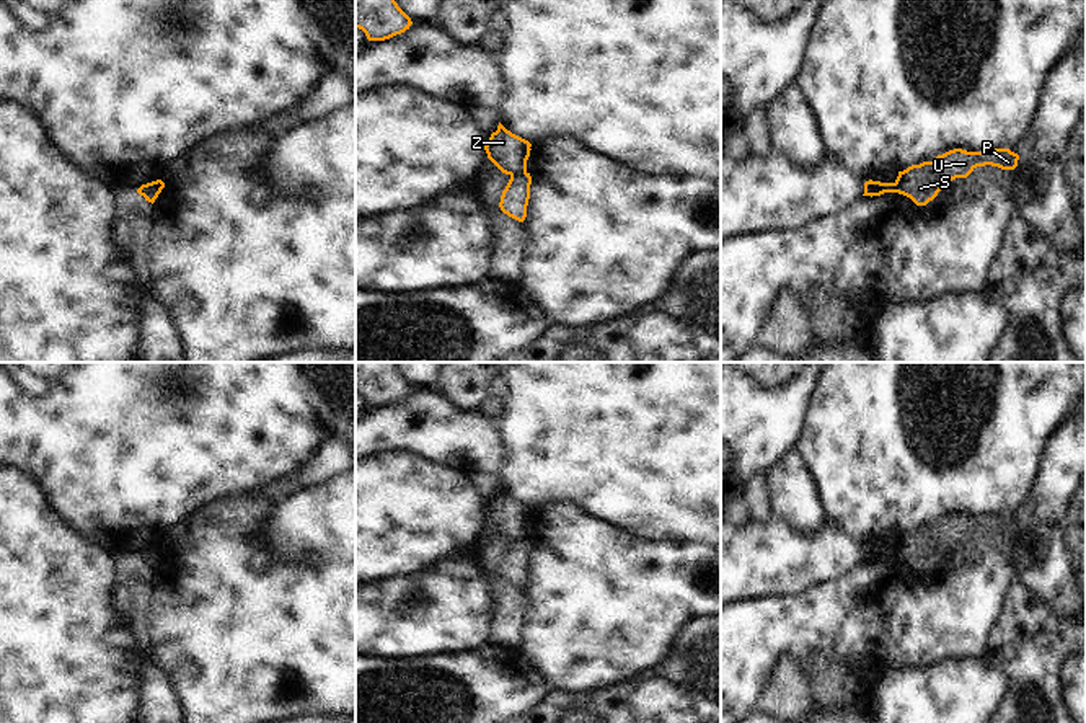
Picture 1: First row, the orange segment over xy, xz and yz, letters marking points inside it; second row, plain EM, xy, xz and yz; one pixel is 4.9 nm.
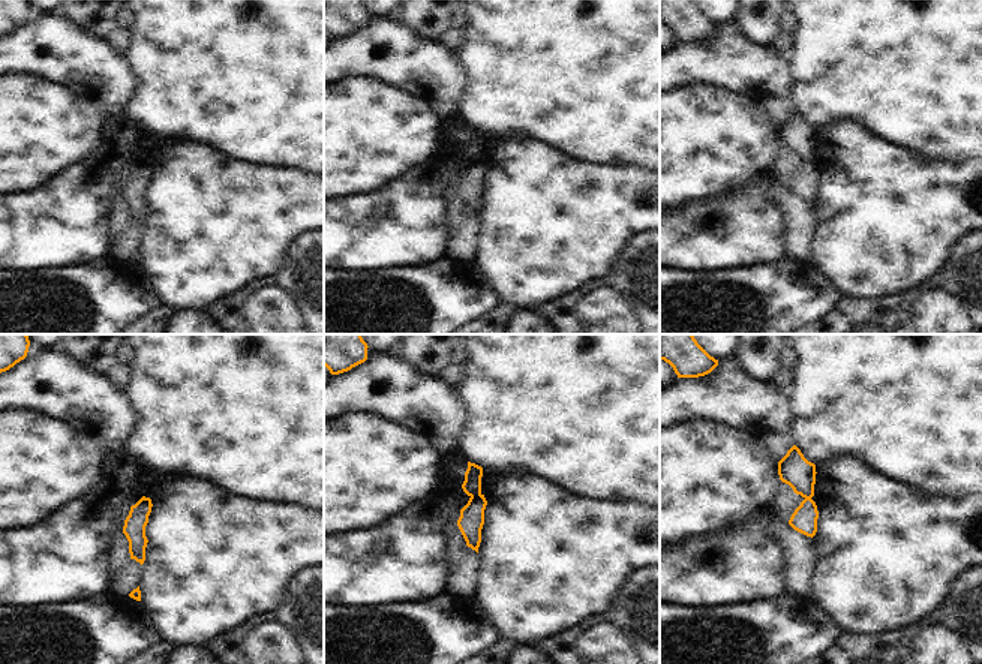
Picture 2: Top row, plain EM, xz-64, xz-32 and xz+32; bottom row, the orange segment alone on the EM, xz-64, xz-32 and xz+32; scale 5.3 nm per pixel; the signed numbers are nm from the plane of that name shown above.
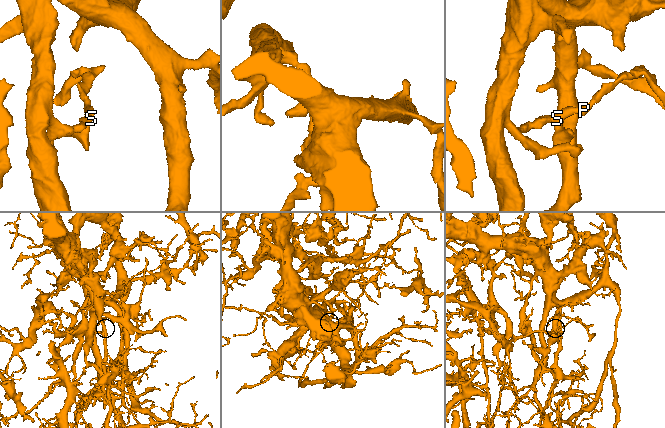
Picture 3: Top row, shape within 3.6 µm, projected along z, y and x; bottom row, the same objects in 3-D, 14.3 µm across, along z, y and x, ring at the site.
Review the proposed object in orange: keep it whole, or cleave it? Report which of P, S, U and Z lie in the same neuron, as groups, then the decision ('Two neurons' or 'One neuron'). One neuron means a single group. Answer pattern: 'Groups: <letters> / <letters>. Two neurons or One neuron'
Groups: P S U / Z. Two neurons.

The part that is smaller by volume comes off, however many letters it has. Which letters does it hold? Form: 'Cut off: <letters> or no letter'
Cut off: P, S, U

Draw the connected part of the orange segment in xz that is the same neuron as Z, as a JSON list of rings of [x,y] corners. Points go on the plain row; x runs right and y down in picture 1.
[[[501,488],[497,496],[491,499],[489,508],[484,509],[488,524],[505,540],[522,540],[527,537],[527,526],[530,522],[532,509],[510,496]]]

